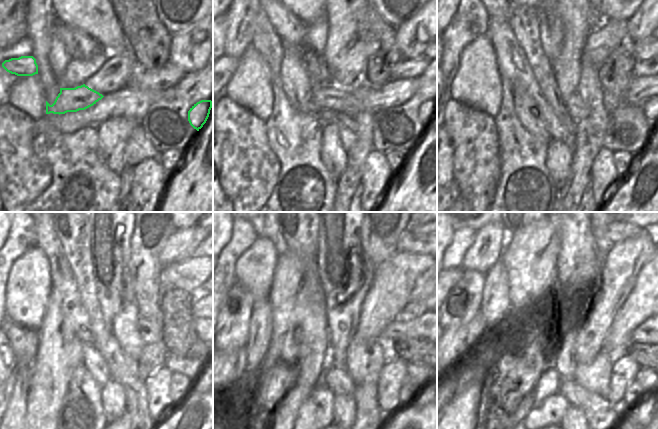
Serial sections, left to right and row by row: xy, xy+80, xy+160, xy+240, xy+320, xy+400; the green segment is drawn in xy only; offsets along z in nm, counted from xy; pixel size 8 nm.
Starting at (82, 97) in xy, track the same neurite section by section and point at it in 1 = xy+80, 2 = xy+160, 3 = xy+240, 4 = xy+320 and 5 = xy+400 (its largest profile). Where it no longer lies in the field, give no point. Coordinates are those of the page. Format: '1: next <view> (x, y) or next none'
1: next xy+80 (324, 97)
2: next xy+160 (578, 109)
3: next xy+240 (150, 330)
4: next xy+320 (415, 328)
5: next xy+400 (640, 334)

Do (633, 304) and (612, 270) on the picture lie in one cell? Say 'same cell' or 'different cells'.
different cells

